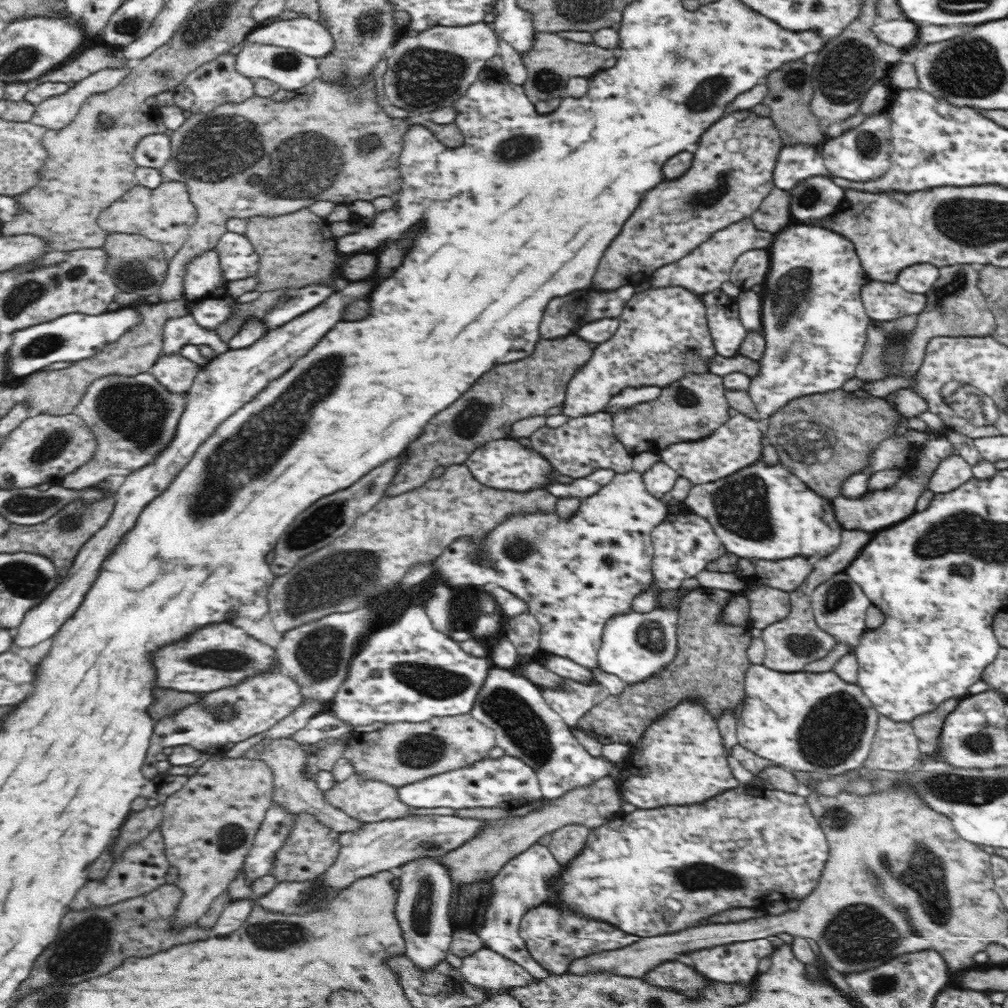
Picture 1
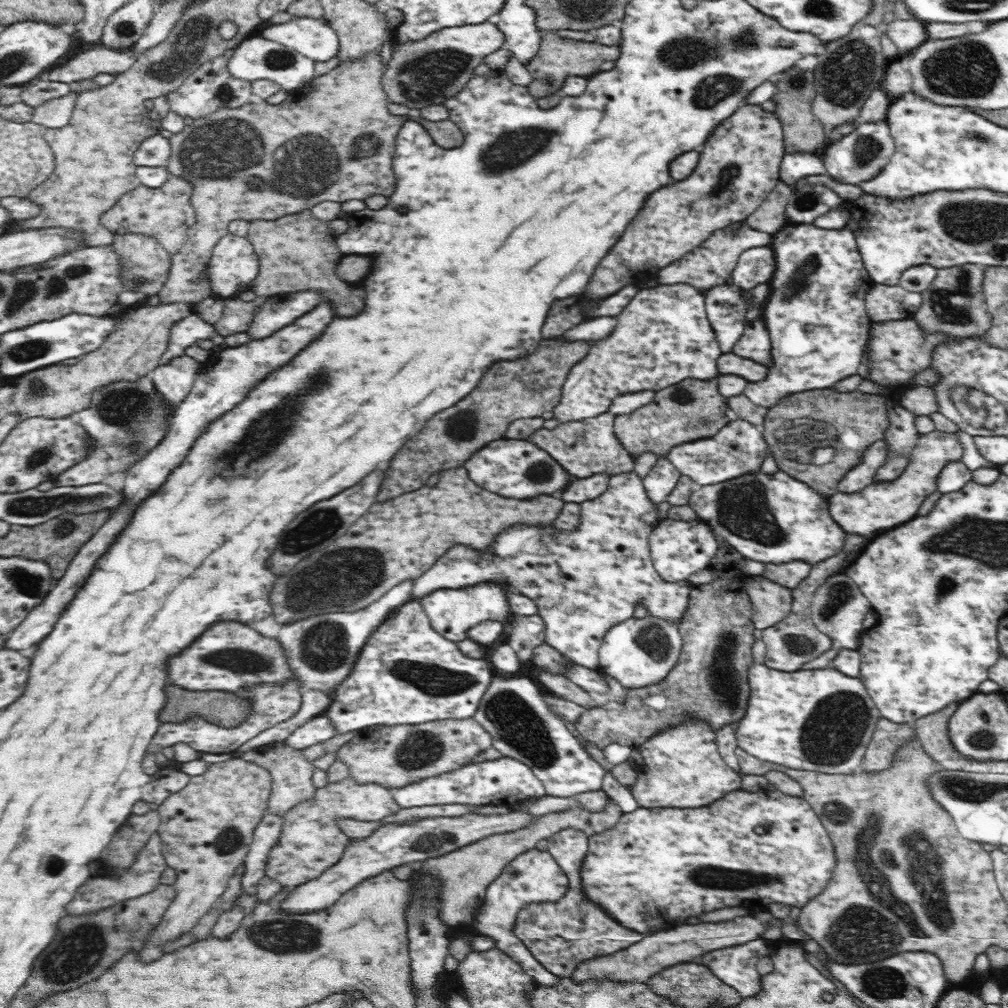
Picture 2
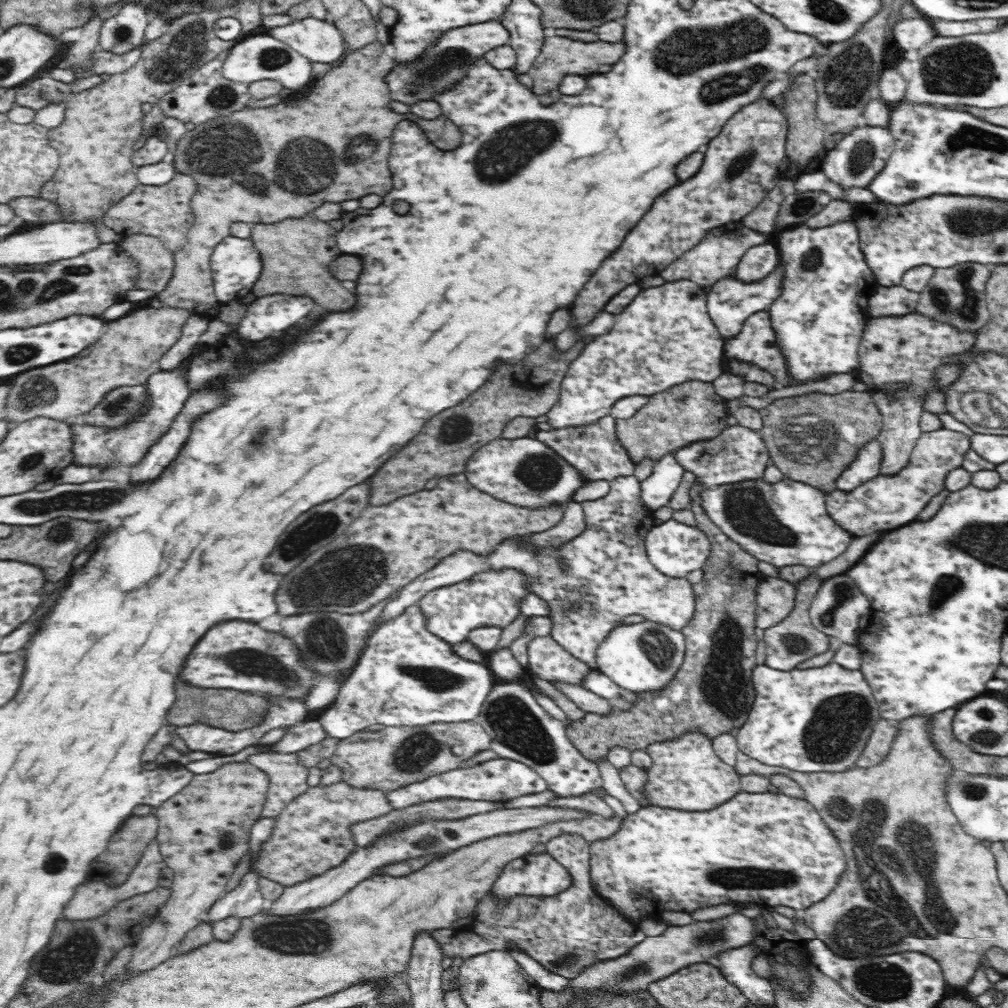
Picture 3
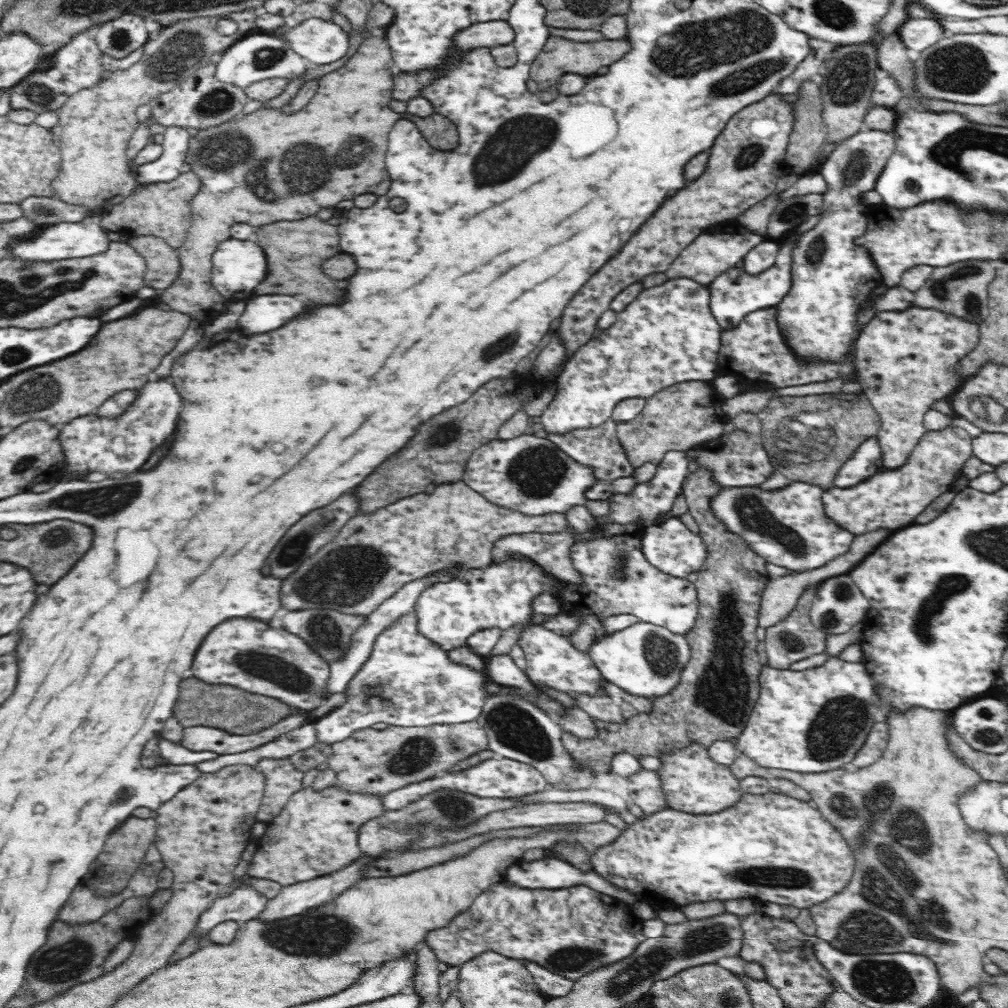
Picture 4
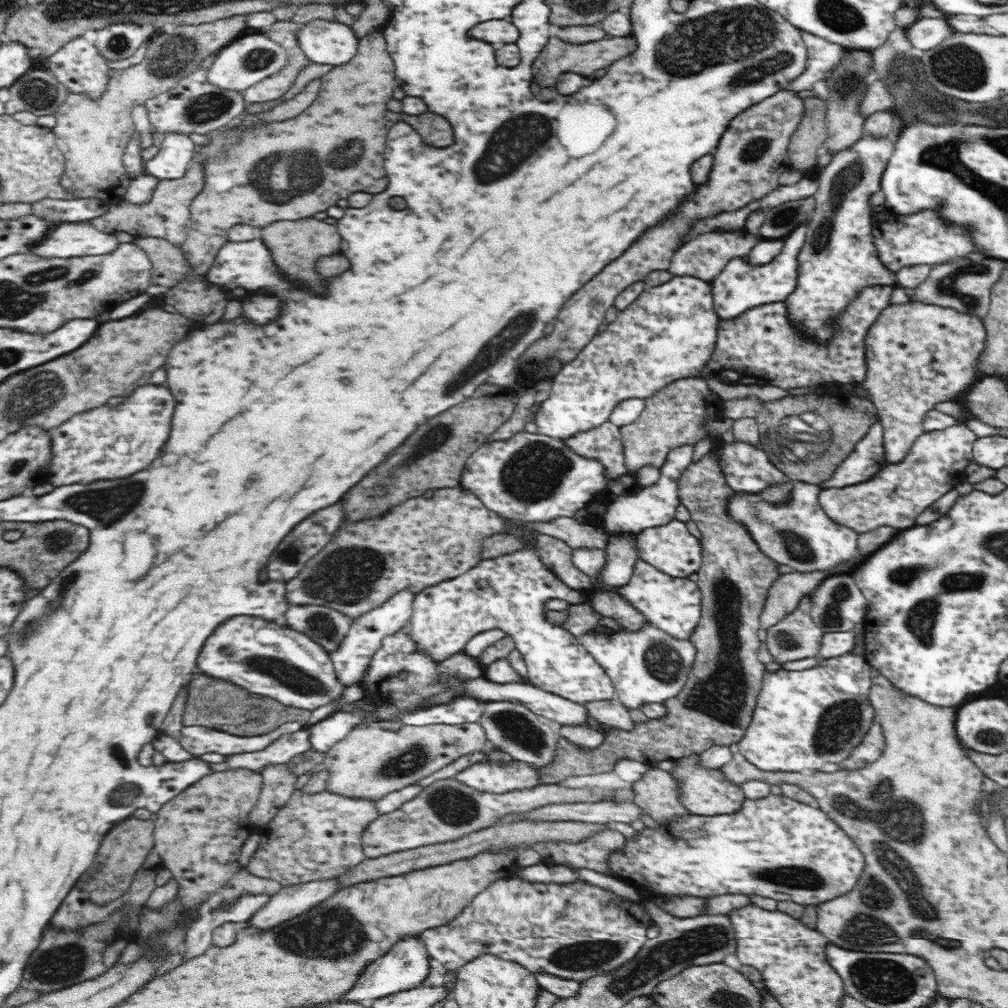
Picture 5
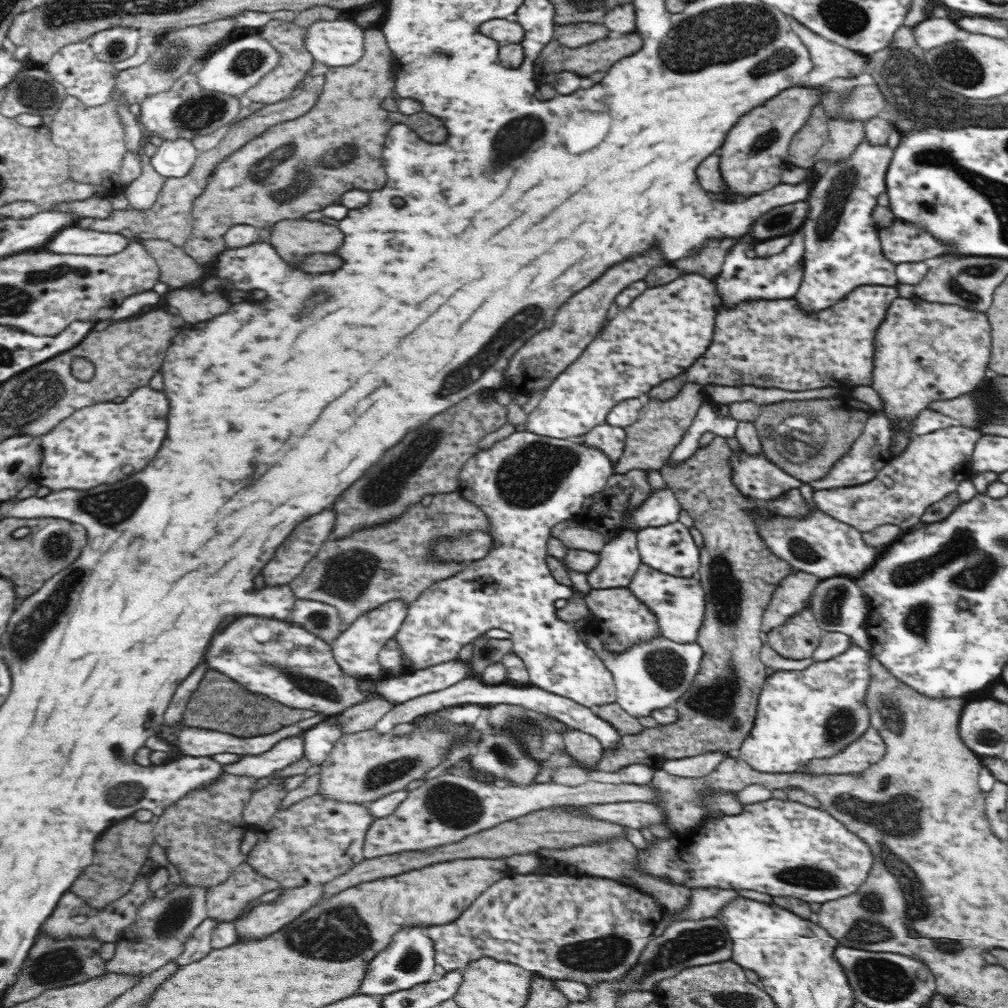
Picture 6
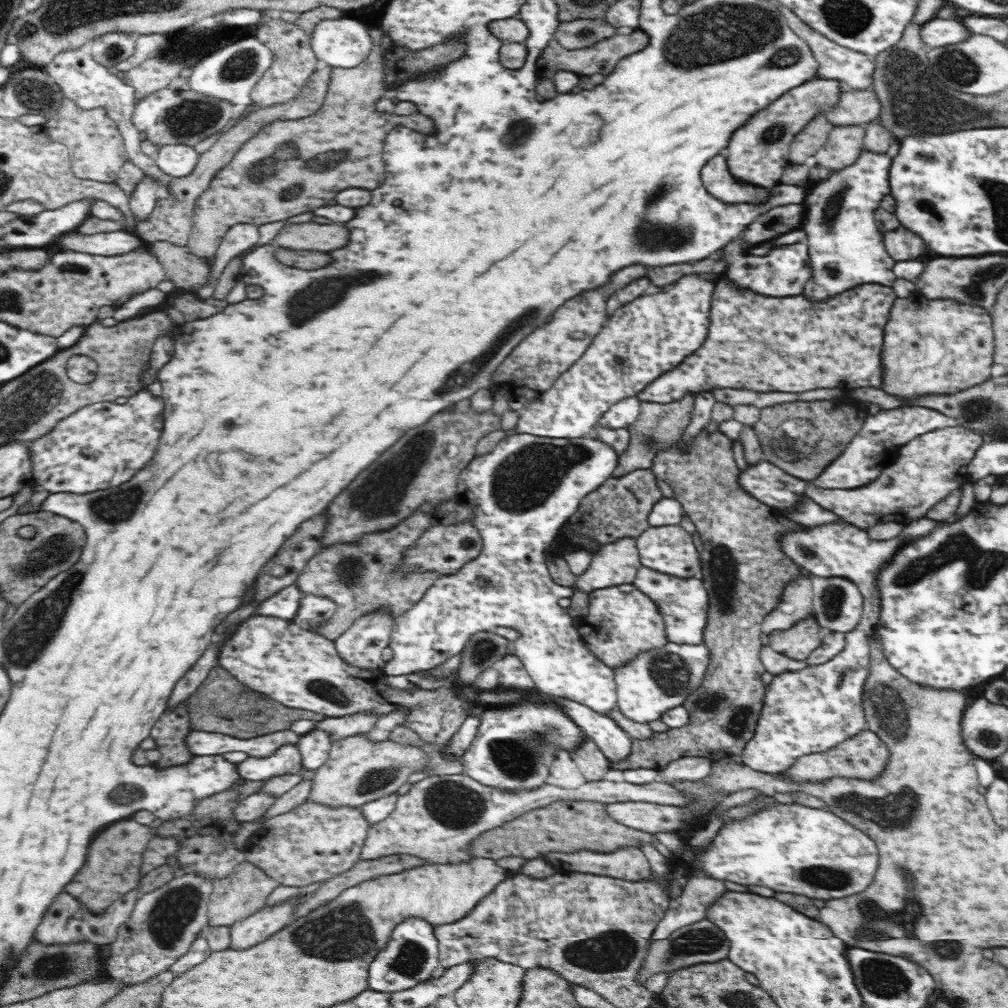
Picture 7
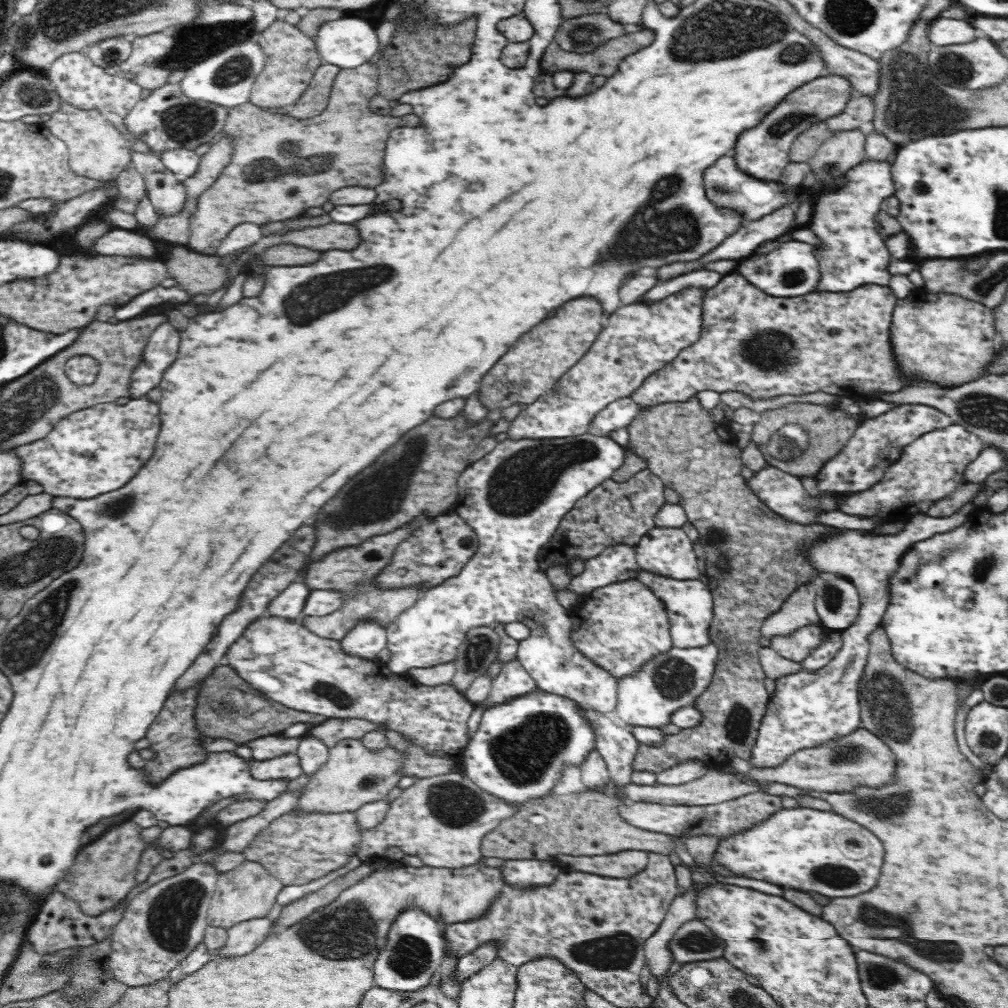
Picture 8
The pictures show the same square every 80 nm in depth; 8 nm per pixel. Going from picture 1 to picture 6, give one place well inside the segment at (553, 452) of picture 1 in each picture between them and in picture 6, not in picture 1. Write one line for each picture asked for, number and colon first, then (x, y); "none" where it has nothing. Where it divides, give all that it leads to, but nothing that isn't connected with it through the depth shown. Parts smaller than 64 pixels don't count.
2: (584, 448)
3: (593, 450)
4: (599, 447)
5: (604, 443)
6: (609, 439)

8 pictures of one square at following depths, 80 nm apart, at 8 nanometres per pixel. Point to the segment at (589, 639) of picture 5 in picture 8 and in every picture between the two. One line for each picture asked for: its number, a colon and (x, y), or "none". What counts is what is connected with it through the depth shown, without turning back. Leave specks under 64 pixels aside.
6: (651, 675)
7: (655, 681)
8: (671, 680)

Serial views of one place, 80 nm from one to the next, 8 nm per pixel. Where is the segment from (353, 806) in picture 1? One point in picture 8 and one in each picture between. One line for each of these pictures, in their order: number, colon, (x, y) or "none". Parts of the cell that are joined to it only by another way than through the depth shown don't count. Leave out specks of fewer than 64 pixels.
2: (311, 841)
3: (313, 834)
4: (316, 833)
5: (313, 837)
6: (313, 841)
7: (313, 842)
8: (296, 848)

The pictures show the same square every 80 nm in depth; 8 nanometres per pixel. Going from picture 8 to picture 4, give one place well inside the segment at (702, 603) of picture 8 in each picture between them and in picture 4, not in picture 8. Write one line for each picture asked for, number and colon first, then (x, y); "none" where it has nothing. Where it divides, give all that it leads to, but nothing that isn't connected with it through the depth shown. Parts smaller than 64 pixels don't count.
4: (655, 597)
5: (672, 604)
6: (679, 605)
7: (683, 602)

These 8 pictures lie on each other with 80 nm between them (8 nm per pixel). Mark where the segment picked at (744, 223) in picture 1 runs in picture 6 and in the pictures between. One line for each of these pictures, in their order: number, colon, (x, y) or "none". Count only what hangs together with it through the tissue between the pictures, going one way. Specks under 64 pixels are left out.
2: (711, 263)
3: (717, 255)
4: (723, 245)
5: (704, 257)
6: (708, 262)

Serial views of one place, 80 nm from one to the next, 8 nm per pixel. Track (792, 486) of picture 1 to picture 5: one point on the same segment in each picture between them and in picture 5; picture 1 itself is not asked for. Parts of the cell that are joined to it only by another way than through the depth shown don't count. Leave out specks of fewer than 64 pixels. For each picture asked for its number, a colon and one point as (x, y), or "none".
2: (778, 519)
3: (782, 524)
4: (789, 528)
5: (800, 535)

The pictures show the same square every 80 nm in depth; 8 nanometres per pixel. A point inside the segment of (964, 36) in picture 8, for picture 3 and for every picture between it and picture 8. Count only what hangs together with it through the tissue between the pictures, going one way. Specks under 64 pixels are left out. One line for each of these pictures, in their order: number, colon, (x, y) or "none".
3: (915, 33)
4: (920, 34)
5: (927, 33)
6: (933, 32)
7: (937, 32)

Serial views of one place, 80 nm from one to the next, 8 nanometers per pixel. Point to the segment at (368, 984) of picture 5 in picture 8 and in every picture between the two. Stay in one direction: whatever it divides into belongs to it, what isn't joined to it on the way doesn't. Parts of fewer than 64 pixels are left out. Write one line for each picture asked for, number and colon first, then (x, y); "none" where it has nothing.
6: (409, 960)
7: (409, 958)
8: (414, 949)

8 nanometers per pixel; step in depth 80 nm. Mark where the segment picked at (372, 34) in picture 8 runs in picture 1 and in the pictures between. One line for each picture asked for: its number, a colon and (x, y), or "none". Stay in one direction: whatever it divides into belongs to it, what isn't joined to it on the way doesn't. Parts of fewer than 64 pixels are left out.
1: (309, 37)
2: (314, 38)
3: (315, 39)
4: (322, 42)
5: (329, 43)
6: (338, 43)
7: (344, 43)

